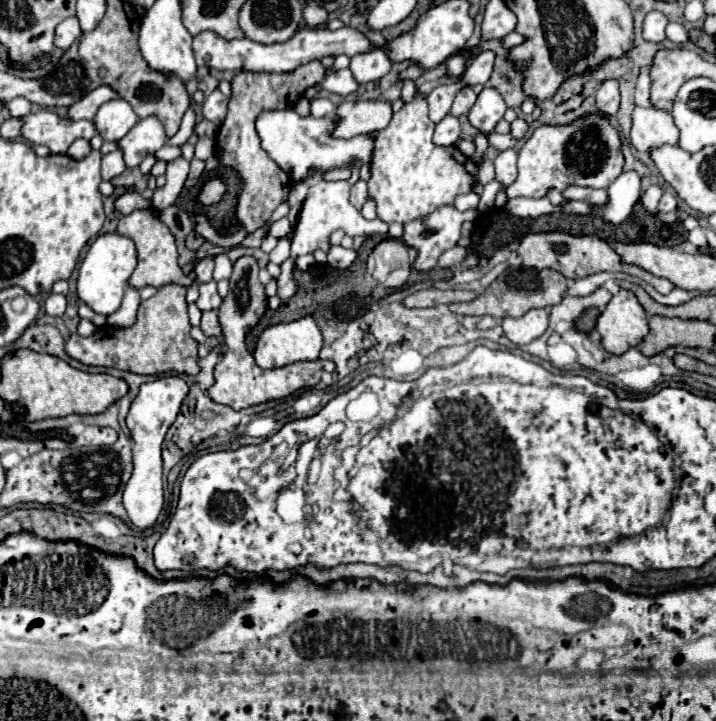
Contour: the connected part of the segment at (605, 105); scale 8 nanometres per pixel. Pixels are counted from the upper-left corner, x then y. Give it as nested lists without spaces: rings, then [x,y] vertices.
[[[604,80],[596,94],[596,106],[604,116],[614,116],[620,106],[620,90],[618,80]]]

